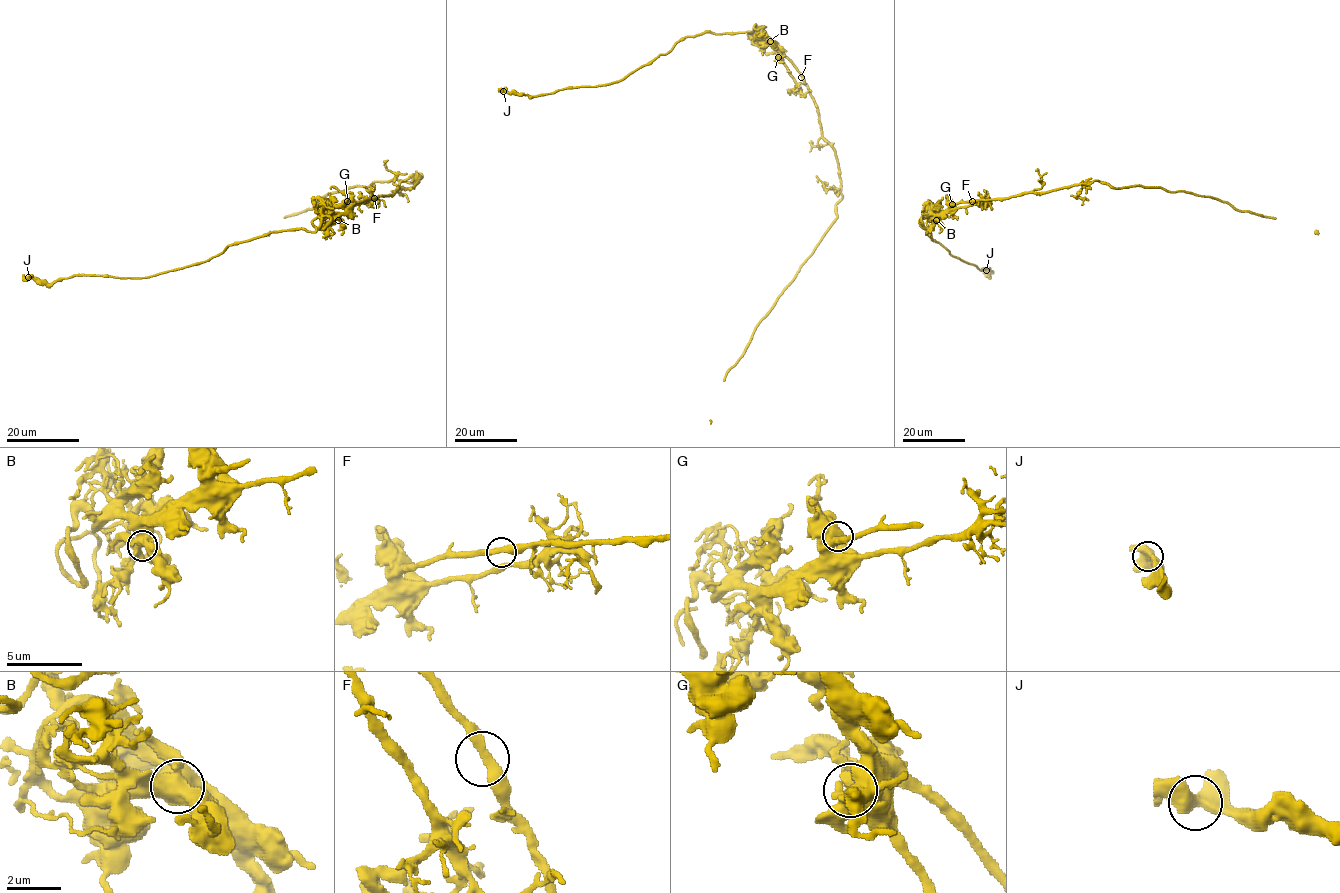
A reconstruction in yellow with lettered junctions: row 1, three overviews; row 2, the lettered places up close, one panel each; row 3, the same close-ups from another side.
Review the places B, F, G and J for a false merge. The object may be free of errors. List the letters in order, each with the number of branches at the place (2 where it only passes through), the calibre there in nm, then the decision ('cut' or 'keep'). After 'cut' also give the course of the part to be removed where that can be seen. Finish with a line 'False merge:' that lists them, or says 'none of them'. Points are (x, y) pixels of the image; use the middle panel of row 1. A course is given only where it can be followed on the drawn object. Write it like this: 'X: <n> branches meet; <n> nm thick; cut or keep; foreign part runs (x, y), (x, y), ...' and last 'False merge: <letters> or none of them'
B: 3 branches meet; 500 nm thick; keep
F: 2 branches meet; 380 nm thick; keep
G: 3 branches meet; 500 nm thick; keep
J: 2 branches meet; 650 nm thick; keep
False merge: none of them

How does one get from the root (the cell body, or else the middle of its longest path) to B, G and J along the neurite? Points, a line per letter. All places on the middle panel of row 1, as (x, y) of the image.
B: (802, 76), (770, 41)
G: (802, 76), (786, 57), (778, 57)
J: (802, 76), (755, 24), (751, 32), (682, 37), (665, 54), (609, 84), (536, 96), (503, 91)

